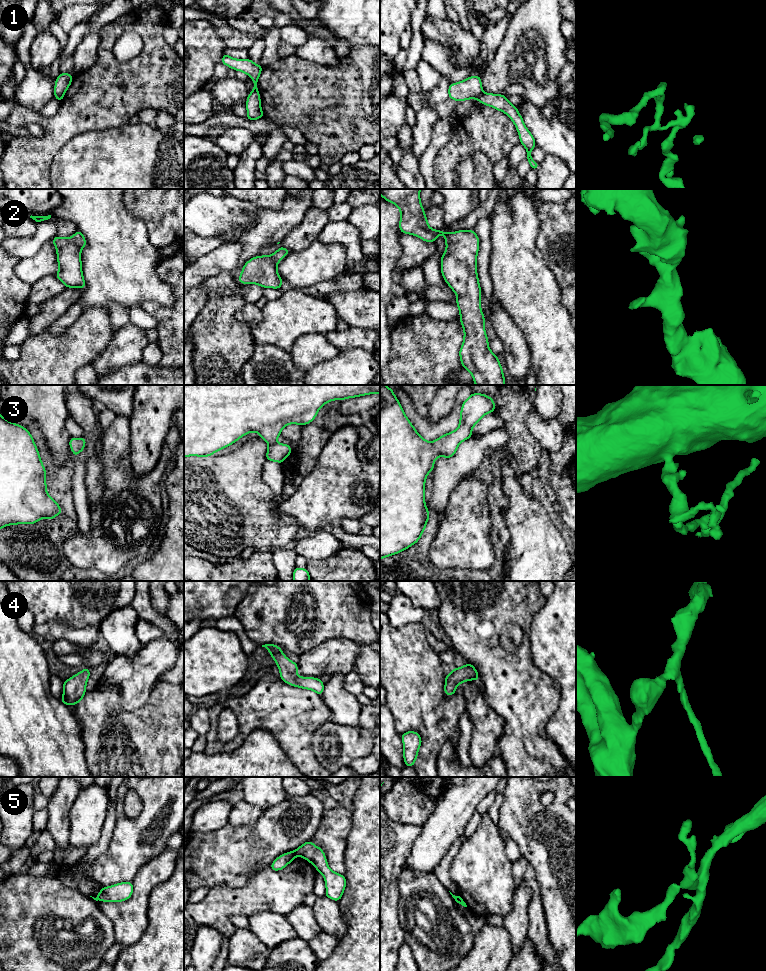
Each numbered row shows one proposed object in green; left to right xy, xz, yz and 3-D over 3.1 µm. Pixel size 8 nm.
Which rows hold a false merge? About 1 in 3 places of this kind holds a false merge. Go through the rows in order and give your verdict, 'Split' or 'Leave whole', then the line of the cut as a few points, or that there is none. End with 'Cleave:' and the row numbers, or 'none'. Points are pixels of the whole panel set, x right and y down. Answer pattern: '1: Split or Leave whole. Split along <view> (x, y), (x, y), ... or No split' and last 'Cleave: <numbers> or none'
1: Split. Split along yz (483, 92), (477, 98)
2: Leave whole. No split
3: Leave whole. No split
4: Leave whole. No split
5: Split. Split along xz (293, 851), (295, 855)
Cleave: 1, 5

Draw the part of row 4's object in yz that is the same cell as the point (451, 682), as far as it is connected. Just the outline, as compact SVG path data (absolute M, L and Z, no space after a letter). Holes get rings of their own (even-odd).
M467 663L460 668L453 668L450 674L445 677L445 695L450 696L455 694L457 692L457 685L469 680L479 681L479 674L472 664Z

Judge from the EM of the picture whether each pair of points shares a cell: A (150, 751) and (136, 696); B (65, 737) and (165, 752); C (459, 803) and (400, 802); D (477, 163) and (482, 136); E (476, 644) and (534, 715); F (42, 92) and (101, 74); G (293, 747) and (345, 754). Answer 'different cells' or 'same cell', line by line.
A: different cells
B: different cells
C: different cells
D: different cells
E: same cell
F: different cells
G: different cells

